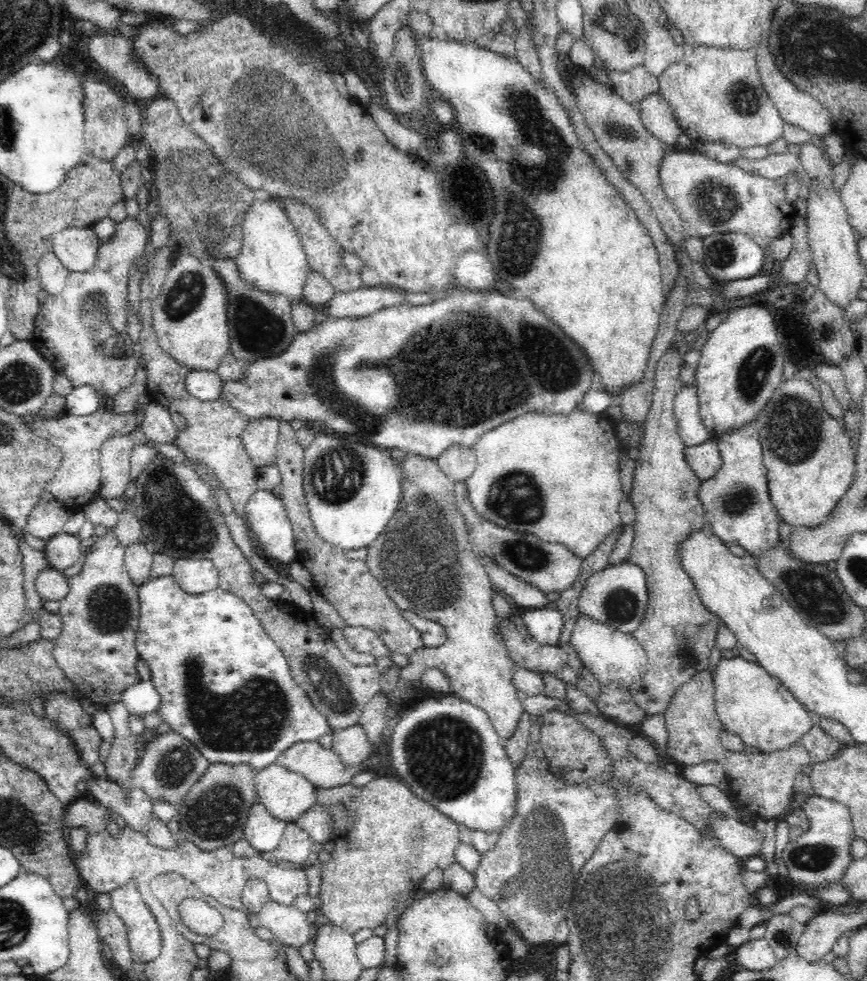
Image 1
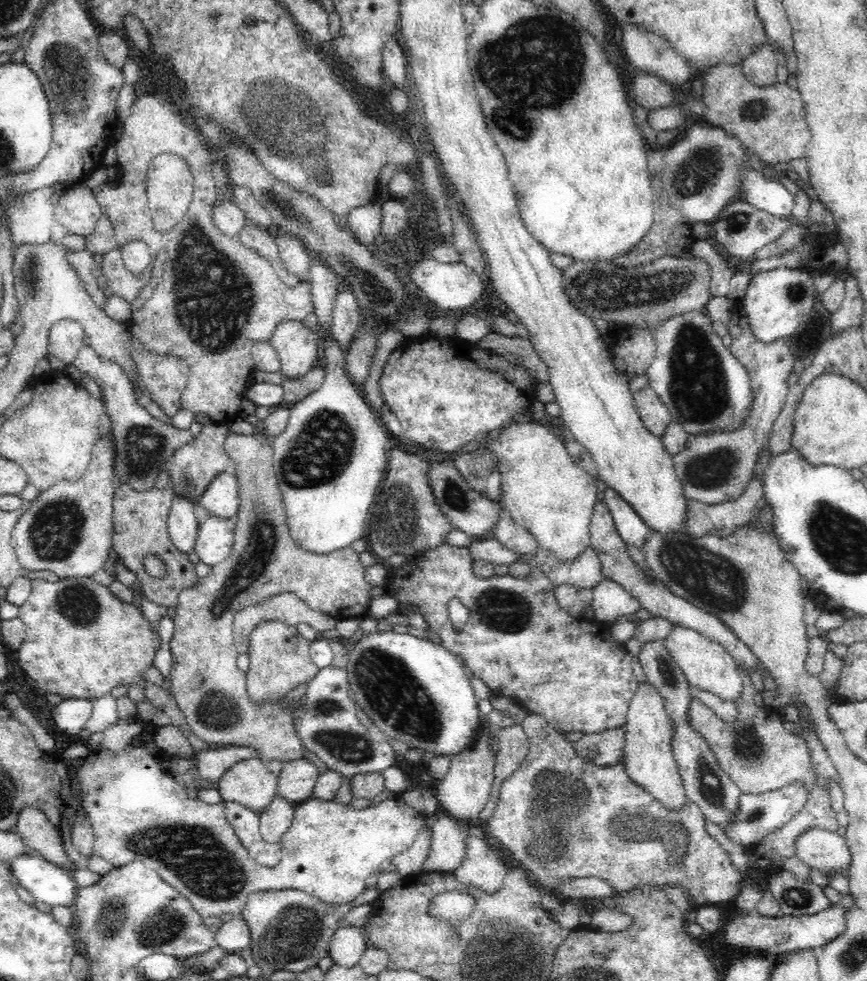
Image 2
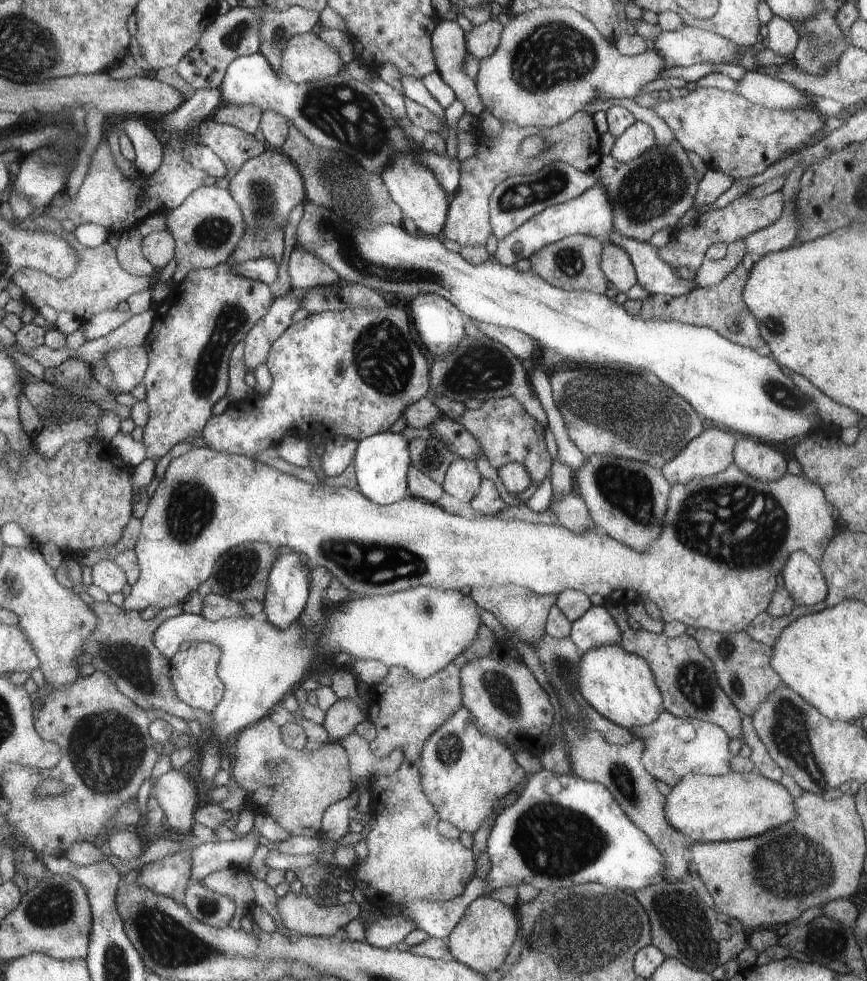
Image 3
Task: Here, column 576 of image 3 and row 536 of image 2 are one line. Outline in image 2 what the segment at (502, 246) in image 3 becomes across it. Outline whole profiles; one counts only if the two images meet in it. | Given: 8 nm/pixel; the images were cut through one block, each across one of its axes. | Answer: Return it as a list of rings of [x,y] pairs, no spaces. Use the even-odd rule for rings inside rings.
[[[202,516],[200,528],[198,528],[198,538],[196,538],[196,548],[194,552],[200,556],[202,564],[208,564],[214,568],[214,564],[224,562],[234,548],[236,540],[236,524],[238,520],[218,520],[212,516]]]

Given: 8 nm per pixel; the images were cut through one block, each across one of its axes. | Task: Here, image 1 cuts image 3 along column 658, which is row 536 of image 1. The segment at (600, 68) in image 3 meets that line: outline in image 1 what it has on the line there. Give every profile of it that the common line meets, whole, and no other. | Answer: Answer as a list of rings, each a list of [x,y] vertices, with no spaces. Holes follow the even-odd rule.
[[[56,534],[54,538],[48,538],[44,554],[46,554],[50,568],[64,572],[66,568],[74,566],[82,554],[80,544],[82,540],[76,534]]]

